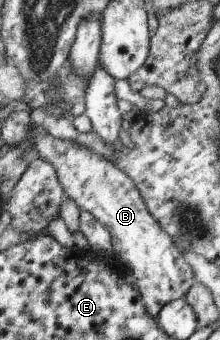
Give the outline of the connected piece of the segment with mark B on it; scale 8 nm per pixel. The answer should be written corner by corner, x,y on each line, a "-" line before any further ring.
49,132
36,134
36,150
40,152
39,158
56,166
68,198
74,199
81,211
92,213
108,230
113,252
130,268
151,315
156,318
173,300
189,294
196,282
193,268
169,233
154,220
135,181
85,145
55,138

